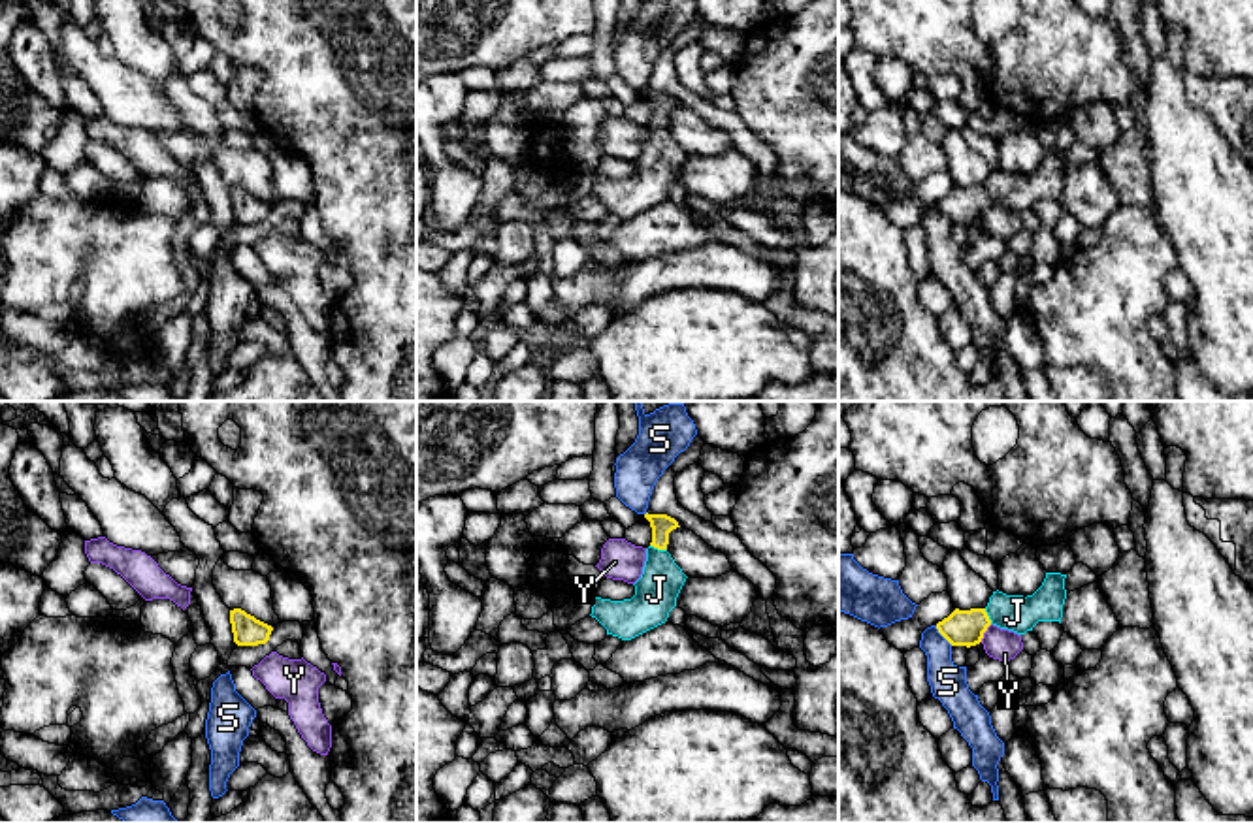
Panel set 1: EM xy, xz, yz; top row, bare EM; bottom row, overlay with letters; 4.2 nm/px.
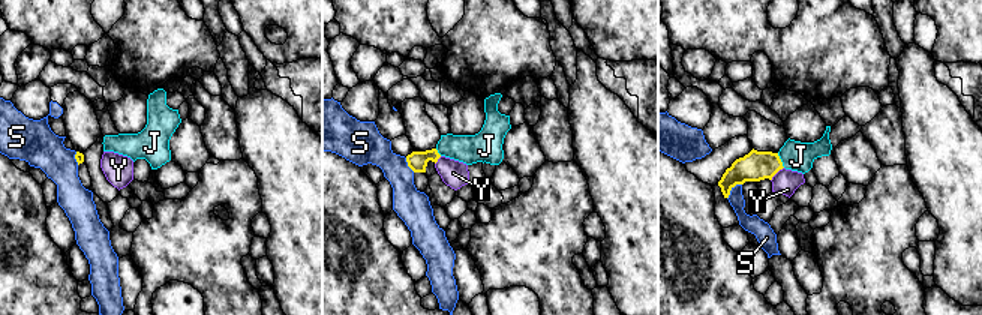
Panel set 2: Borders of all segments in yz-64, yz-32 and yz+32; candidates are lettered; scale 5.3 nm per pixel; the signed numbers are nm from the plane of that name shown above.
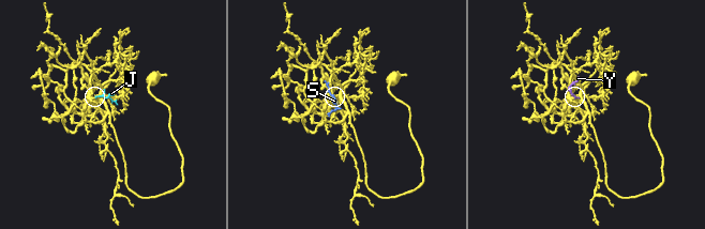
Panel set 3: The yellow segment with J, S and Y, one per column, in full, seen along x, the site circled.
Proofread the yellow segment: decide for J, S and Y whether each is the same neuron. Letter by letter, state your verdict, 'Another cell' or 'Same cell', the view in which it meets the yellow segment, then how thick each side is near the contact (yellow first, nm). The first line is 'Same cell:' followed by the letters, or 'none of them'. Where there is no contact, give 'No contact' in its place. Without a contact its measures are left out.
Same cell: J
J: Same cell. Touches yellow in xz. Thickness 90 nm (yellow) against 180 nm
S: Another cell. Touches yellow in yz. Thickness 160 nm (yellow) against 160 nm
Y: Another cell. Touches yellow in yz. Thickness 160 nm (yellow) against 140 nm

